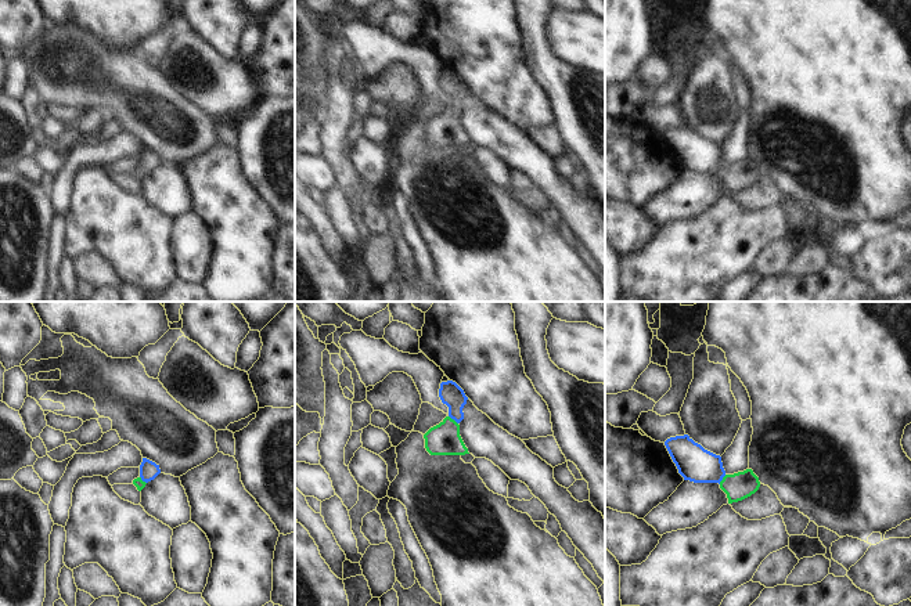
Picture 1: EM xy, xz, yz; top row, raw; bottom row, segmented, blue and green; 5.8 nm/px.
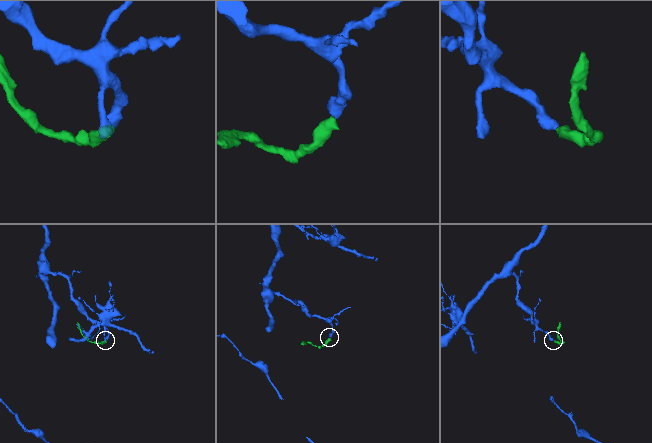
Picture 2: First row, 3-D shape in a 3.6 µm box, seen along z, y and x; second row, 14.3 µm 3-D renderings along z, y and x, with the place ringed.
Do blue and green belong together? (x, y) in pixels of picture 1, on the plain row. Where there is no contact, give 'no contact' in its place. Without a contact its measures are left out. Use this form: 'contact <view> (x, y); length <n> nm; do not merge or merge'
contact xz (453, 108); length 80 nm; merge

